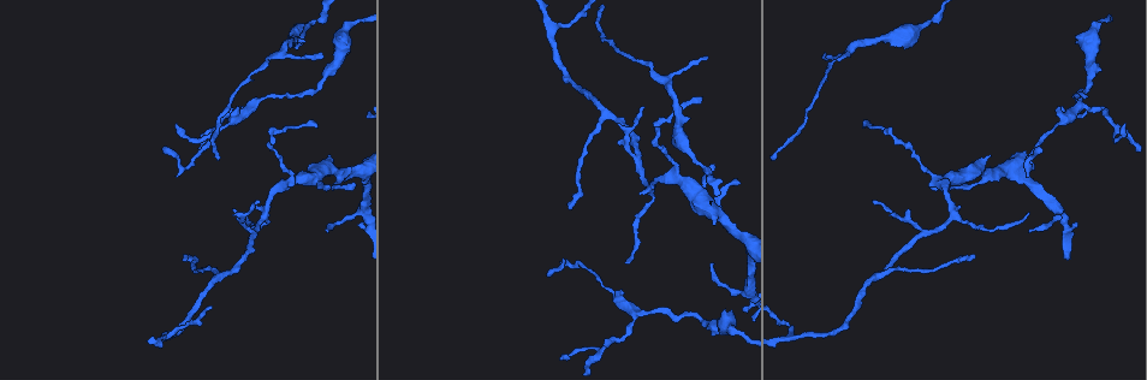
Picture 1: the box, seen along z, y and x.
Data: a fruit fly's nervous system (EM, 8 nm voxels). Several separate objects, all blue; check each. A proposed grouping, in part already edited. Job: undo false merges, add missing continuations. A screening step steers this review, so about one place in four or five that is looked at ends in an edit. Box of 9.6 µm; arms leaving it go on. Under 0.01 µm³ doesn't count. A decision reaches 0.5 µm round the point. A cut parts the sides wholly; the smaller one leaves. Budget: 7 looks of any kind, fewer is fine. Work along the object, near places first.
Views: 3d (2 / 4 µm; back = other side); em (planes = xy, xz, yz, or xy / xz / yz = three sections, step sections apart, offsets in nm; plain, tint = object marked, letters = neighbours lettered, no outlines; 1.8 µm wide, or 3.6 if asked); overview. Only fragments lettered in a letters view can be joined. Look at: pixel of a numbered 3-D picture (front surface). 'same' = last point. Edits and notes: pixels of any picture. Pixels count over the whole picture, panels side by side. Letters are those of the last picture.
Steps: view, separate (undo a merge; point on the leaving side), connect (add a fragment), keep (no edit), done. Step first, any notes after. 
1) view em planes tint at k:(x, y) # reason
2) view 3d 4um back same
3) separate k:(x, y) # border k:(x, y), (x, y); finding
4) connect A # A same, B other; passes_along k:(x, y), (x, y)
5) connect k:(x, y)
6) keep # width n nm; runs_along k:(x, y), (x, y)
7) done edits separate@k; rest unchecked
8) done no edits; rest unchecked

view em yz step 4 letters at 1:(258, 201) # free end

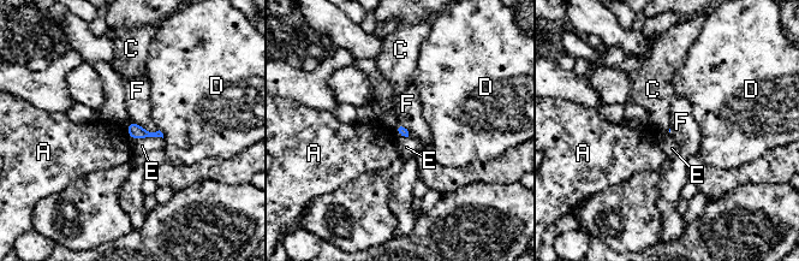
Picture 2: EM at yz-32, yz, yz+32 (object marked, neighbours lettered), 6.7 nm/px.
keep # A other, C other, D other, E other, F other; border 2:(400, 123), (395, 131); no lettered fragment goes on from it

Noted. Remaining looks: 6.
view 3d 2um at 1:(943, 180) # three-way junction

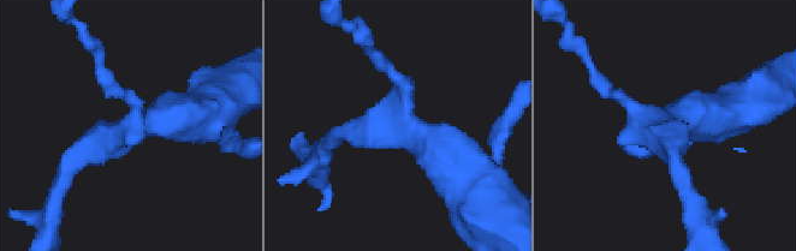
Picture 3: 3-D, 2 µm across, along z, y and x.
view em xy step 8 tint at 3:(133, 121) # arms 3; now the EM

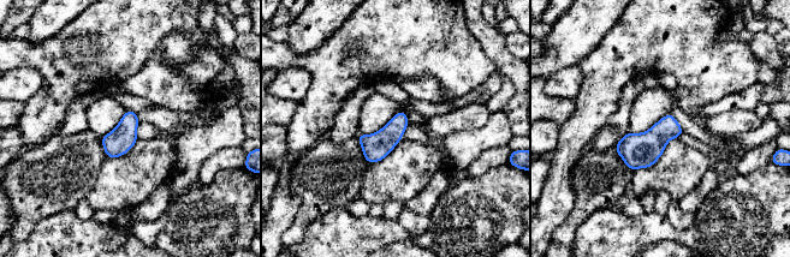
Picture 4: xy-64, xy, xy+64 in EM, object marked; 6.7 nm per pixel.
view em xy step 8 letters same

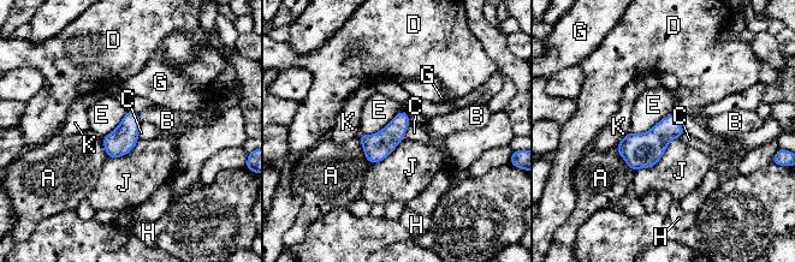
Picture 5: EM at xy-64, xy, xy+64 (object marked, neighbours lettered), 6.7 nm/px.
keep # A other, B other, C other, D other, E other, G other, H other, J other, K other; continuous, no second neuron

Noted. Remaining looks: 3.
view em 3.6um planes plain at 1:(343, 171) # arms part here

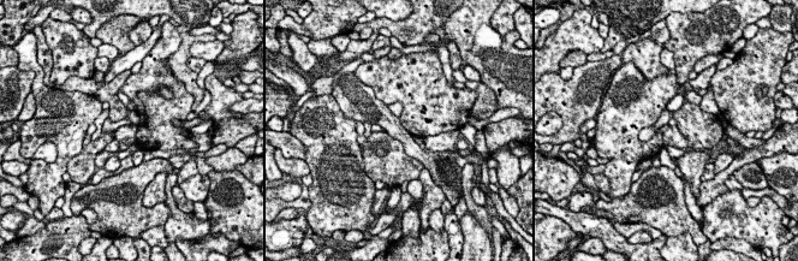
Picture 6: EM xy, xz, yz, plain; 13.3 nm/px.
view em 3.6um planes letters same

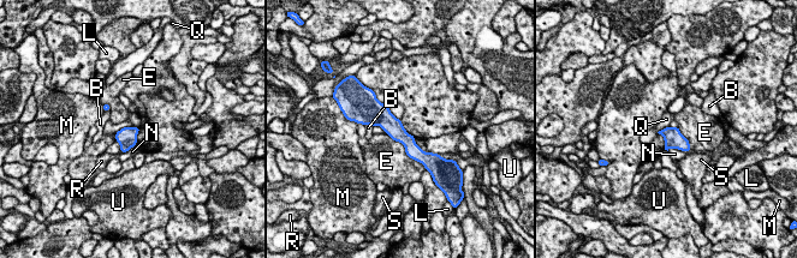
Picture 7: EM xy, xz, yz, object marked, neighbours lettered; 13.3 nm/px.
keep # B other, E other, L other, M other, N other, Q other, R other, S other, U other; runs_along 7:(368, 121), (386, 120), (426, 155); one neuron here

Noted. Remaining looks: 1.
done no edits; rest unchecked

